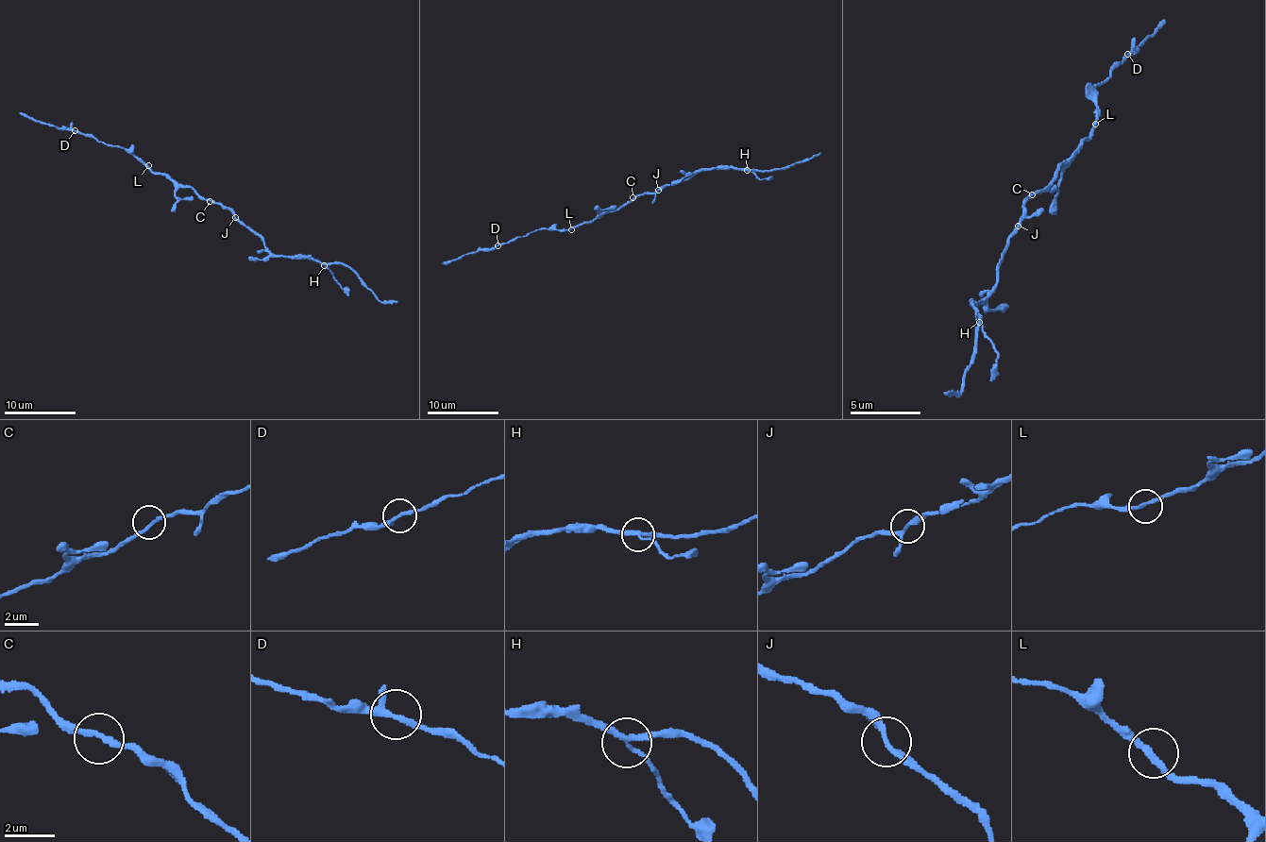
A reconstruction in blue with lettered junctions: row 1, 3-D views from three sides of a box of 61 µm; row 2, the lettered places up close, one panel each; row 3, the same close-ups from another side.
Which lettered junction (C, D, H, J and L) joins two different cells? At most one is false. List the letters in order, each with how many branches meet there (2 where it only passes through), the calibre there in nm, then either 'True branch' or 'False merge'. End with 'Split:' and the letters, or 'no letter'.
C: Branches: 2. Thickness 220 nm. True branch
D: Branches: 3. Thickness 200 nm. True branch
H: Branches: 3. Thickness 200 nm. False merge
J: Branches: 3. Thickness 200 nm. True branch
L: Branches: 2. Thickness 220 nm. True branch
Split: H

